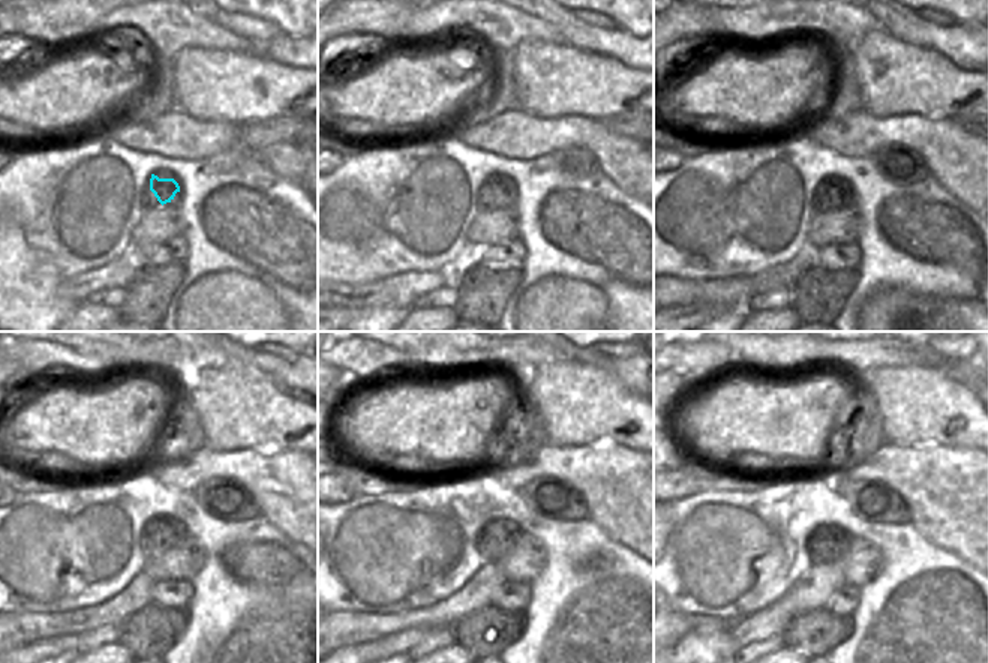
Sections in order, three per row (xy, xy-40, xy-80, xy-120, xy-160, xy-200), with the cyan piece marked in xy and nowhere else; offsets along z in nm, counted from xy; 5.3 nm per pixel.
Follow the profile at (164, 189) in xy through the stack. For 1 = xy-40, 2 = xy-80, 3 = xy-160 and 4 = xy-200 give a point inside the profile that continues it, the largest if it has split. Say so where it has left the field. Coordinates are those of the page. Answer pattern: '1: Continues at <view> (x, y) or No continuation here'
1: Continues at xy-40 (494, 185)
2: Continues at xy-80 (829, 189)
3: Continues at xy-160 (491, 551)
4: Continues at xy-200 (819, 552)

